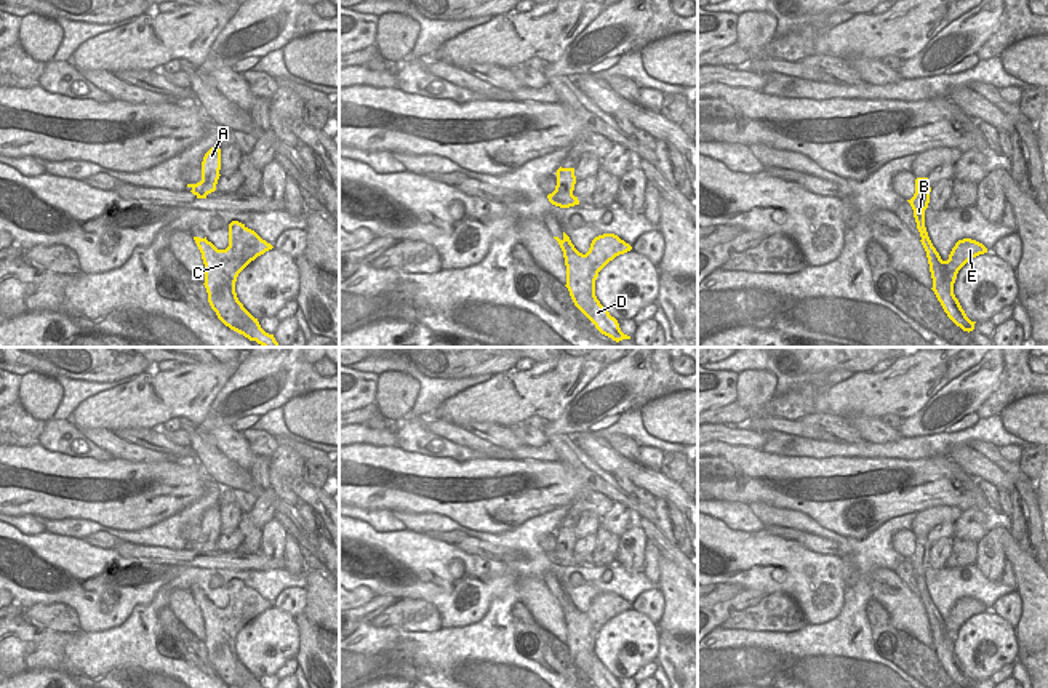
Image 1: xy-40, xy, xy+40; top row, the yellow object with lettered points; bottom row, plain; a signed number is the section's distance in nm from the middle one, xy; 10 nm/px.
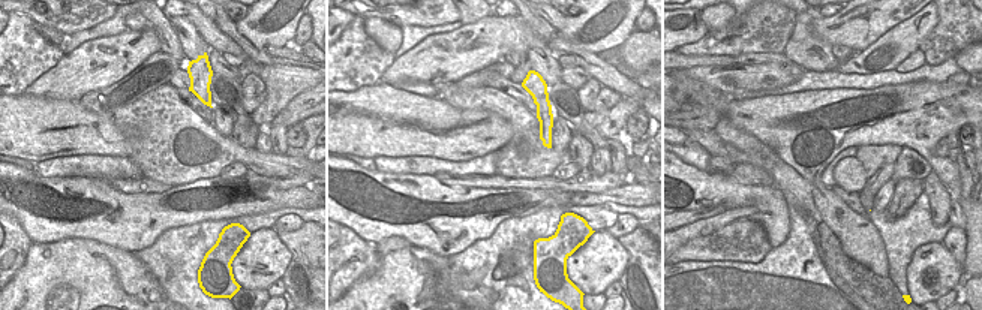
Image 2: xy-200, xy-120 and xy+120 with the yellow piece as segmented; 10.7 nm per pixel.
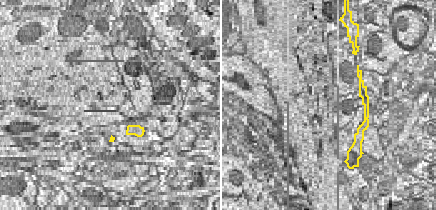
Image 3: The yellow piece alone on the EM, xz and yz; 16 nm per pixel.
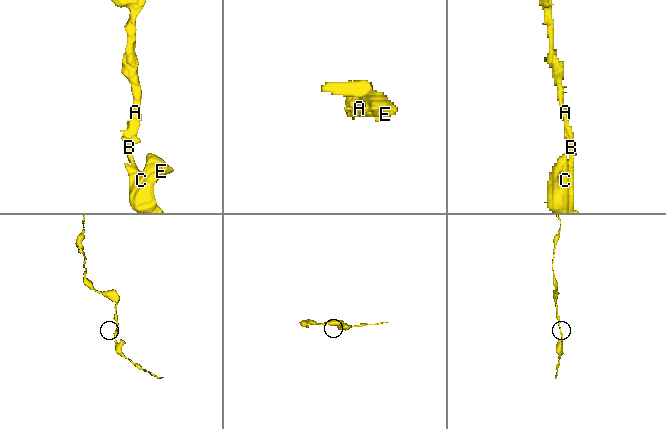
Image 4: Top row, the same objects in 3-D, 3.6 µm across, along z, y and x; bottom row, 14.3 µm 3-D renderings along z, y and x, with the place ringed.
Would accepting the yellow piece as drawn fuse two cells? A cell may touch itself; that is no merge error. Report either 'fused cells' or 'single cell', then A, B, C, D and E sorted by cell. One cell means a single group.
single cell | A B C D E

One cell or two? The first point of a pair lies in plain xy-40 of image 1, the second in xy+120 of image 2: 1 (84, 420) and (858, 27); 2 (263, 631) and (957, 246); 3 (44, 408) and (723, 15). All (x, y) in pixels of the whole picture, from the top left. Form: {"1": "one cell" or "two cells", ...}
{"1": "one cell", "2": "two cells", "3": "one cell"}

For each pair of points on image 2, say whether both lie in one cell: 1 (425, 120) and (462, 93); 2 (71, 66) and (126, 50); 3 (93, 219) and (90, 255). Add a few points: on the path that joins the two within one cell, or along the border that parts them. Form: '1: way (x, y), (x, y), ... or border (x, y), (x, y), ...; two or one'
1: border (441, 98), (459, 108), (483, 110); two
2: way (84, 66), (93, 66), (113, 57); one
3: border (57, 240), (93, 238), (125, 250); two

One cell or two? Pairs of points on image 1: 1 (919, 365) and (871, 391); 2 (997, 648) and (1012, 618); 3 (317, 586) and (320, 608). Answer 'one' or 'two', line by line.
1: one
2: two
3: one

